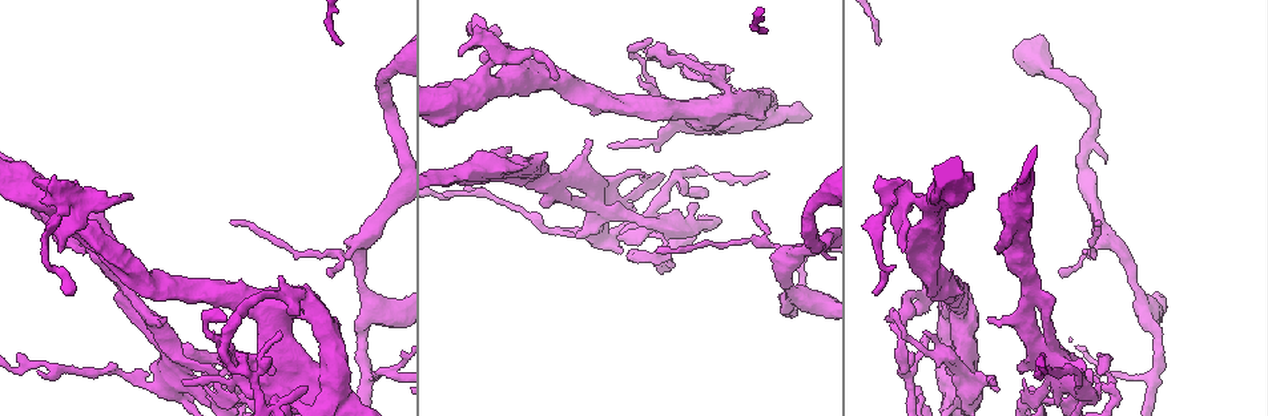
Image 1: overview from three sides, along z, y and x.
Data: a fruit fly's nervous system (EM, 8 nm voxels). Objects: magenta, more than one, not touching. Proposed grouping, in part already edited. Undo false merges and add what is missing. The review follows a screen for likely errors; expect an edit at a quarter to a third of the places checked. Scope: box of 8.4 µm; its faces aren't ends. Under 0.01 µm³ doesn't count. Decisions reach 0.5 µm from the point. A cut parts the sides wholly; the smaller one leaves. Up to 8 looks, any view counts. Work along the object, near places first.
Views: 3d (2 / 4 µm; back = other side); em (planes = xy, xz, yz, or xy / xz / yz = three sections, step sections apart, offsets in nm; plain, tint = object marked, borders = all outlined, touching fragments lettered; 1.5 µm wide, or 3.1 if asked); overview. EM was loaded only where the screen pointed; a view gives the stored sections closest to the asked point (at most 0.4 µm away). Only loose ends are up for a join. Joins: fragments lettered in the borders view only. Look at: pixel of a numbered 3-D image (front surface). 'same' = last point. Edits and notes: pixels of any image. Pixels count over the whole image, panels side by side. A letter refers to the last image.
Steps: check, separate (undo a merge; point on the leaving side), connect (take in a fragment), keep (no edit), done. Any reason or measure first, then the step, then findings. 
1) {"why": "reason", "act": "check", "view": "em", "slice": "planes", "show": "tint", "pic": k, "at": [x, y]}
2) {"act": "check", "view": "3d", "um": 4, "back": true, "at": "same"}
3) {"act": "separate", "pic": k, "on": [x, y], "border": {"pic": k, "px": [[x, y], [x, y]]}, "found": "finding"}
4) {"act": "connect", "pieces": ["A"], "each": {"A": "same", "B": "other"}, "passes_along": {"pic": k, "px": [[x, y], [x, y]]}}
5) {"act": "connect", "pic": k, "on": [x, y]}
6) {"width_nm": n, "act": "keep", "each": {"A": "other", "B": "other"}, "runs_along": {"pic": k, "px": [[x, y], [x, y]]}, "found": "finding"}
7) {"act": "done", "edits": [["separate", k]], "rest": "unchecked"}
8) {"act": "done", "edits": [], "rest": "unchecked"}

{"why": "calibre changes", "act": "check", "view": "3d", "um": 2, "pic": 1, "at": [233, 354]}

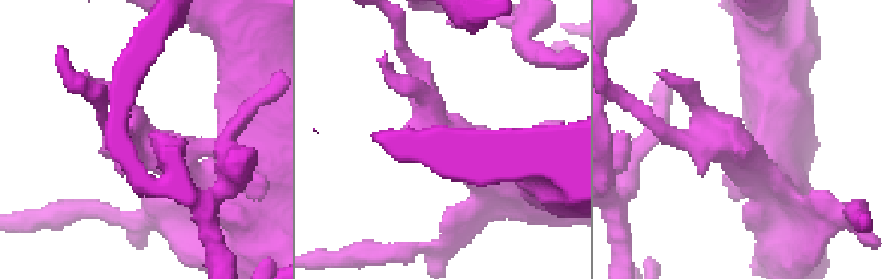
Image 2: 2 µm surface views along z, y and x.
{"why": "shape alone is not enough", "act": "check", "view": "em", "slice": "yz", "step": 8, "show": "tint", "pic": 2, "at": [731, 145]}

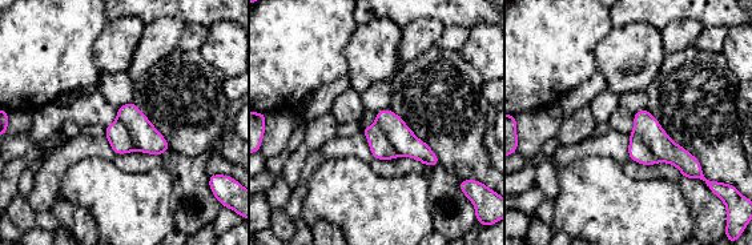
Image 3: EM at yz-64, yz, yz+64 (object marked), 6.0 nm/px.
{"act": "check", "view": "em", "slice": "planes", "show": "borders", "at": "same"}

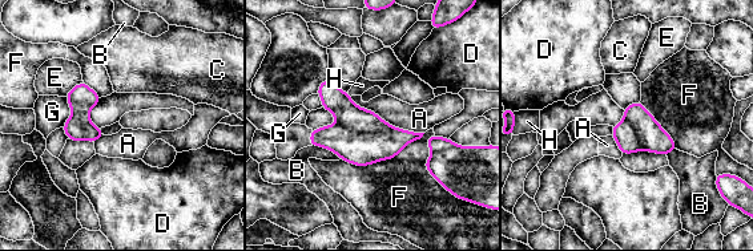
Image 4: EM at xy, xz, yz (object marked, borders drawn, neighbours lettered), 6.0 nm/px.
{"act": "keep", "each": {"A": "other", "B": "other", "C": "other", "D": "other", "E": "other", "F": "other", "G": "other", "H": "other"}, "border": {"pic": 4, "px": [[350, 97], [395, 126], [423, 133]]}, "found": "all the same neuron"}

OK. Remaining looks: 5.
{"why": "abrupt turn", "act": "check", "view": "3d", "um": 4, "pic": 1, "at": [1096, 374]}

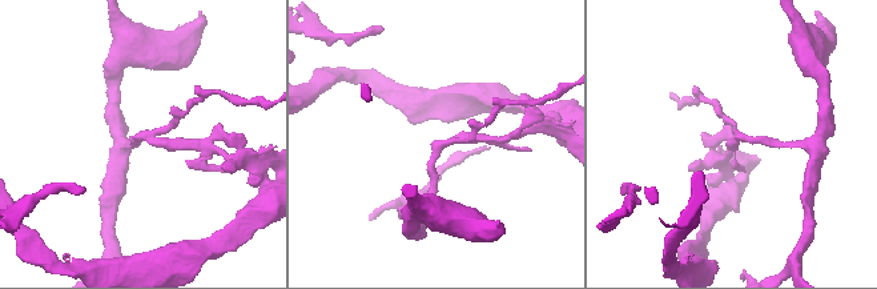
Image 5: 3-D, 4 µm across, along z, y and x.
{"arms": 3, "why": "need the tissue", "act": "check", "view": "em", "slice": "xz", "step": 8, "show": "borders", "pic": 5, "at": [443, 144]}

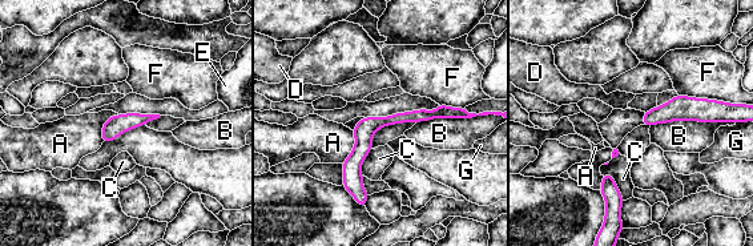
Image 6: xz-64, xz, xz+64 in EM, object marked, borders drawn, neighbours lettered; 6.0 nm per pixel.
{"width_nm": 90, "act": "separate", "pic": 6, "on": [363, 132], "each": {"A": "other", "B": "other", "C": "other", "D": "other", "E": "other", "F": "other", "G": "other"}, "border": {"pic": 6, "px": [[385, 117], [389, 124]]}, "found": "two neurons meet here"}

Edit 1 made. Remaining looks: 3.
{"act": "done", "edits": [["separate", 6]], "rest": "unchecked"}

